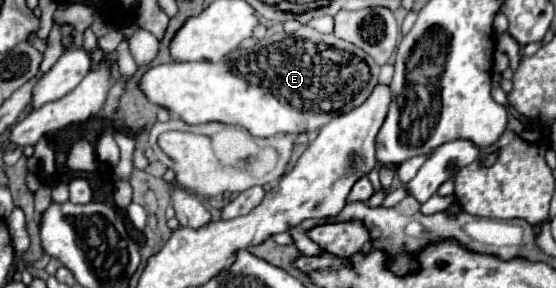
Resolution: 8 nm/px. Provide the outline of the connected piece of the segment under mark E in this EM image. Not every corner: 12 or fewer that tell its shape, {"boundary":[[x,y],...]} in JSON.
{"boundary":[[333,34],[149,68],[187,124],[257,138],[361,106],[379,66]]}

